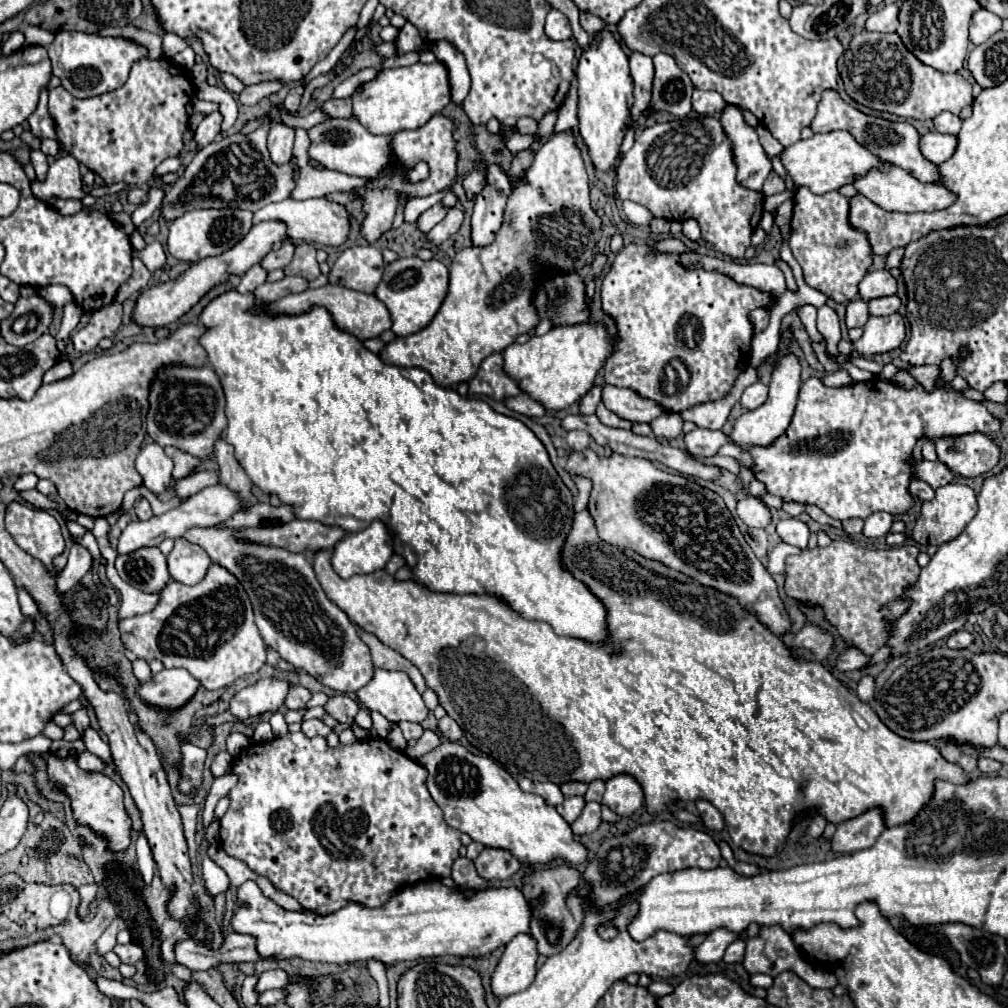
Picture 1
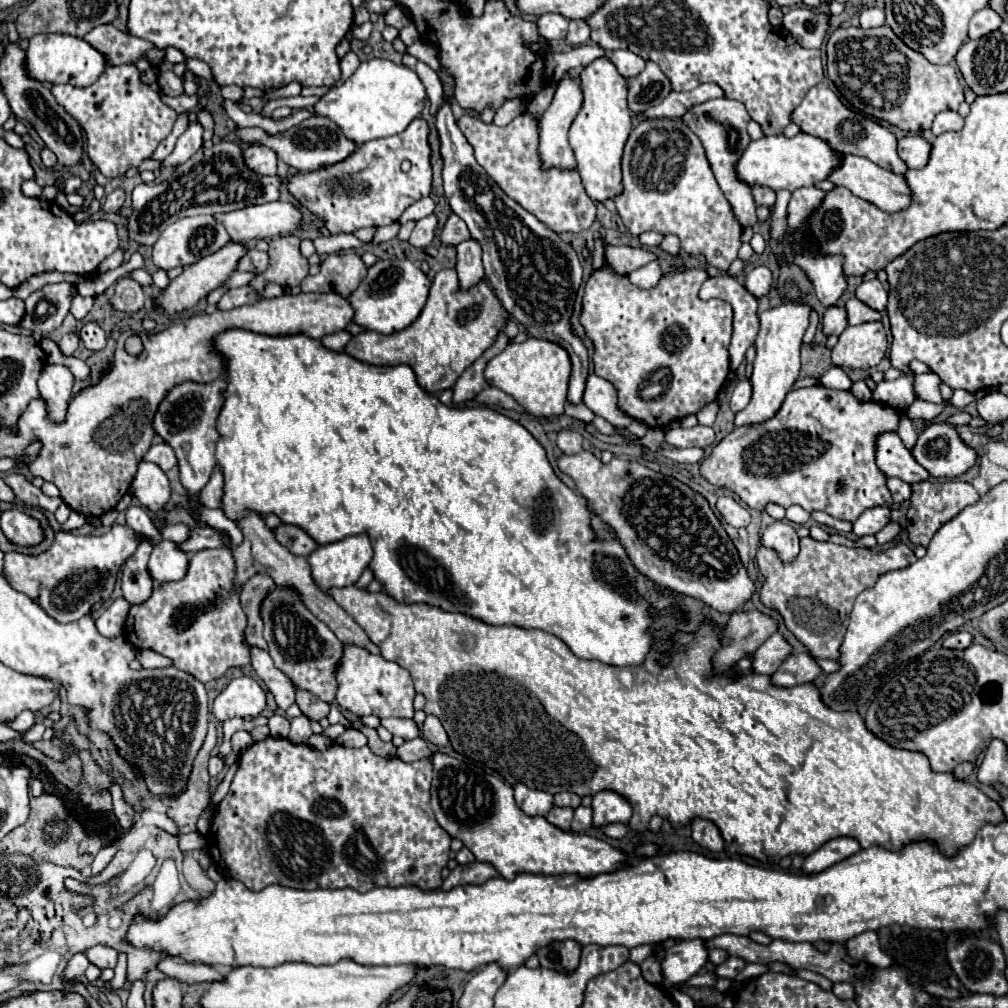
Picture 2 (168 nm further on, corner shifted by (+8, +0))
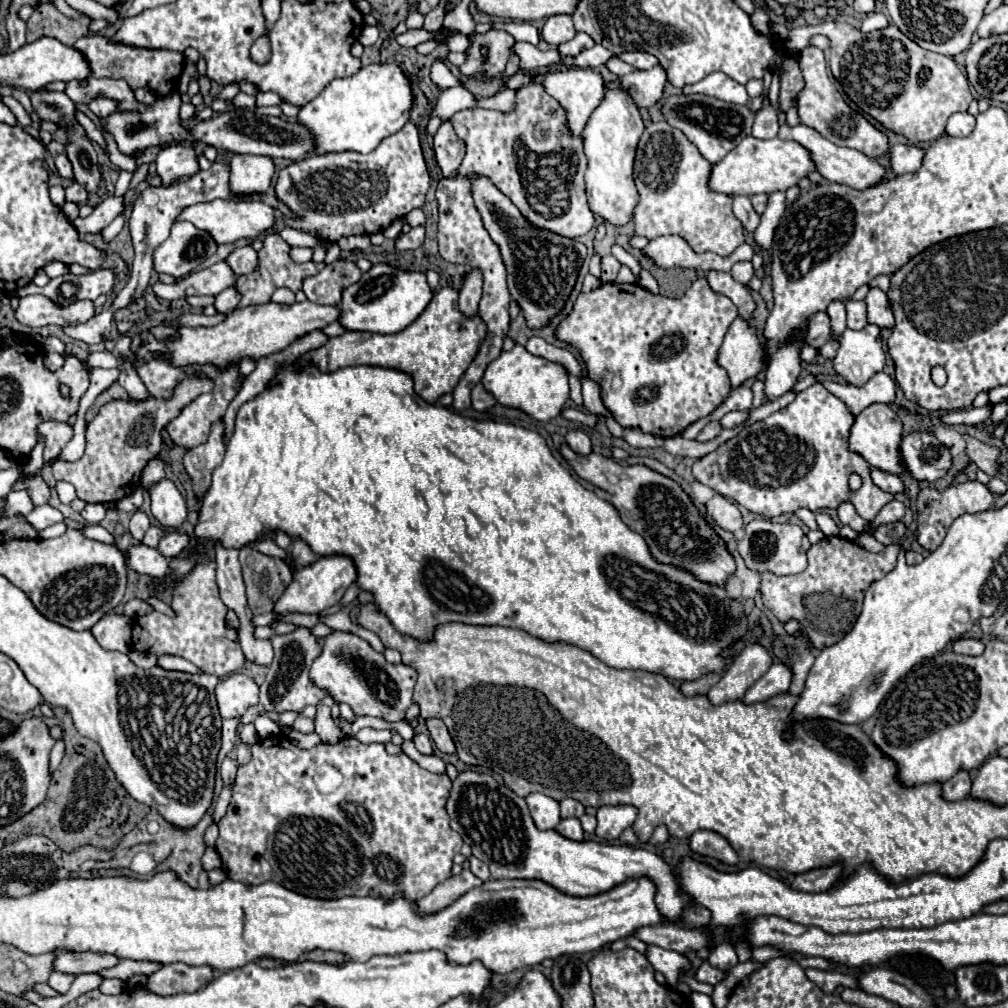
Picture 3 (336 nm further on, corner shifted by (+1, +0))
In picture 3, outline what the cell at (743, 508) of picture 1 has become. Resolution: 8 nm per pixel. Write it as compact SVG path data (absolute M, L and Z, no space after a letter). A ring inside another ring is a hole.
M716 494L708 502L708 514L718 522L718 526L722 526L724 530L730 530L734 534L742 534L742 530L746 526L738 506L722 494Z

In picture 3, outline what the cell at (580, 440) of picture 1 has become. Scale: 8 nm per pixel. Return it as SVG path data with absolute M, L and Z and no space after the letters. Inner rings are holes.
M572 430L566 434L566 444L576 452L576 454L590 454L590 438L582 430Z

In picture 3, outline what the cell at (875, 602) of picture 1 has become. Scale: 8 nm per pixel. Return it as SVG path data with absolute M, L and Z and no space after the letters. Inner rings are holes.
M830 536L810 546L808 568L794 576L776 576L764 572L762 578L762 602L764 606L782 622L796 620L808 634L816 650L824 650L840 642L854 626L856 616L862 608L862 598L868 586L882 576L886 576L896 566L896 556L900 552L898 544L886 546L884 552L872 554L840 536ZM820 594L820 596L814 596Z

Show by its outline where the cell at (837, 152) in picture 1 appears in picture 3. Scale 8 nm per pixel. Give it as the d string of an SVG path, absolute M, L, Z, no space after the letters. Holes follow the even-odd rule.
M748 136L732 152L728 152L728 156L720 160L720 164L712 166L710 188L714 192L722 192L730 196L786 192L788 188L798 186L798 182L814 170L816 164L810 152L802 144L796 144L794 140L782 140L778 136L772 140L758 140L754 136Z

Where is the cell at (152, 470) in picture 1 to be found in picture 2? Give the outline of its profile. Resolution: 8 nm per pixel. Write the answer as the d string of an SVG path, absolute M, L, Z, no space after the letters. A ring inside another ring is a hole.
M139 462L137 474L131 482L133 496L141 502L141 506L149 508L151 512L159 512L171 498L171 488L165 472L151 462Z

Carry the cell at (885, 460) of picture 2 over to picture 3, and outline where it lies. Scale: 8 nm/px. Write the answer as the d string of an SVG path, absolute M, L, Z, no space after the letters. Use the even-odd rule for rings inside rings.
M870 404L856 416L856 424L852 426L850 432L850 448L860 456L864 456L870 466L898 476L908 474L906 466L902 464L900 442L902 442L902 422L888 404Z

